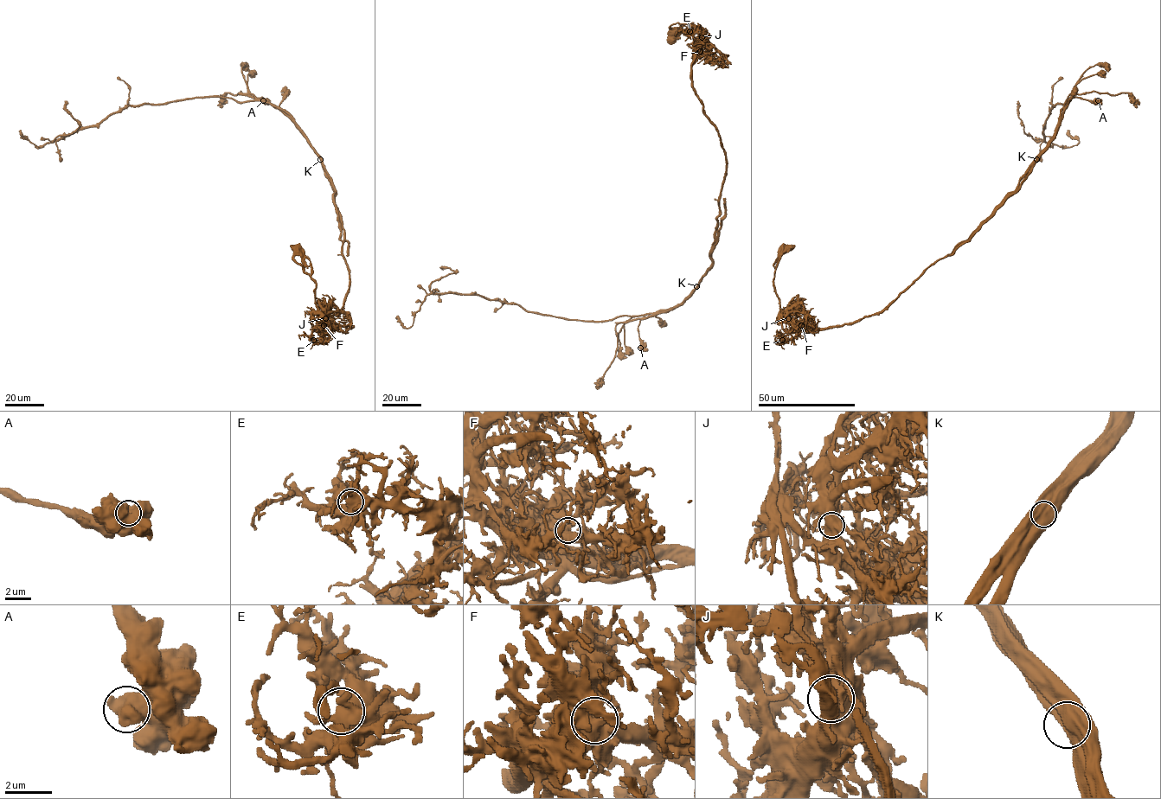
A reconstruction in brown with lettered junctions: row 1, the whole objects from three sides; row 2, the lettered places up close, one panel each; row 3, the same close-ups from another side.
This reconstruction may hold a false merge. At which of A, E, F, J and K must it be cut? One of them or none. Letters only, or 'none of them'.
K

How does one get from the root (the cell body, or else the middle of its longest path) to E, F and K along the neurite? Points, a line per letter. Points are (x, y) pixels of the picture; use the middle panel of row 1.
E: (675, 33), (682, 23), (692, 22), (692, 28), (701, 32), (697, 49), (702, 36), (689, 31)
F: (675, 33), (682, 23), (692, 22), (692, 28), (701, 32), (700, 51)
K: (675, 33), (689, 22), (701, 32), (692, 88), (726, 157), (712, 264), (696, 286)

